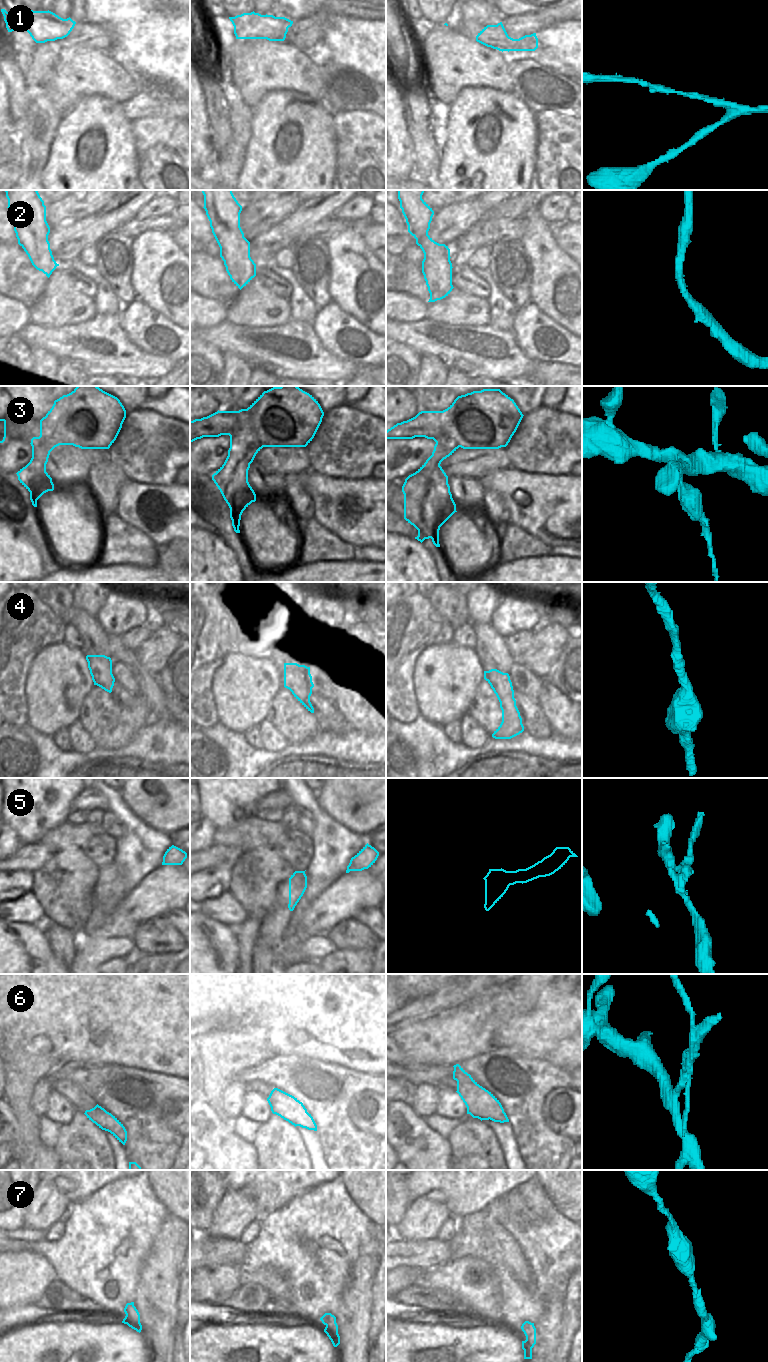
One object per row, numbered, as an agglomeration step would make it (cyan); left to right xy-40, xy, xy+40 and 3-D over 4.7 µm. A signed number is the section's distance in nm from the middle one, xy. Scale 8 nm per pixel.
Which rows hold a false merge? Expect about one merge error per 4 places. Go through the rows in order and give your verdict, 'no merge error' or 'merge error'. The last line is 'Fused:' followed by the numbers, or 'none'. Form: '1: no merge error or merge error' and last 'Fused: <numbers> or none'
1: no merge error
2: no merge error
3: merge error
4: no merge error
5: merge error
6: merge error
7: no merge error
Fused: 3, 5, 6

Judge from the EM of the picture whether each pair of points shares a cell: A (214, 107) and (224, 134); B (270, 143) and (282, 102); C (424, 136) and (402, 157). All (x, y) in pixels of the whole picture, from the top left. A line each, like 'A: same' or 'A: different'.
A: same
B: same
C: different

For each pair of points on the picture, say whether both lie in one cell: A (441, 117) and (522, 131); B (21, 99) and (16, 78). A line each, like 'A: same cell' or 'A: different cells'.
A: different cells
B: same cell

